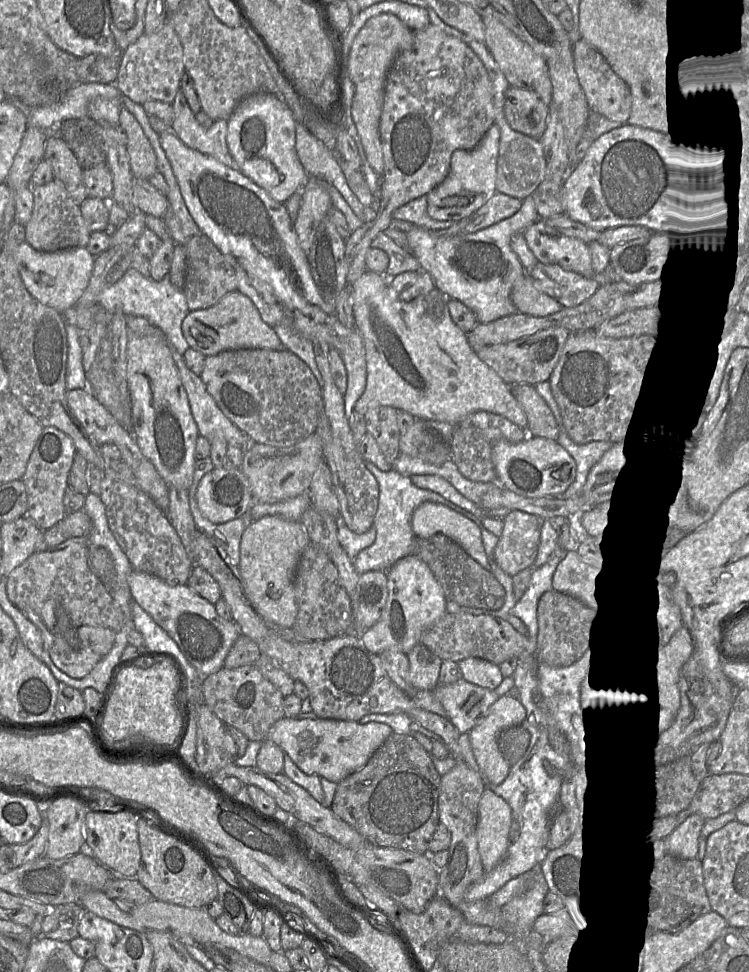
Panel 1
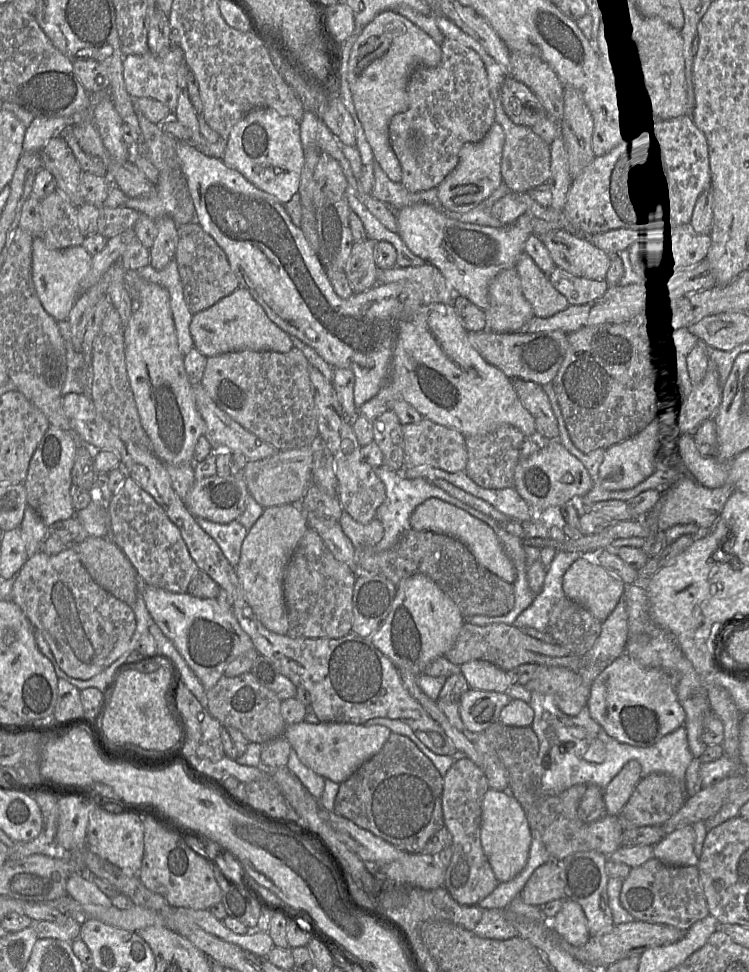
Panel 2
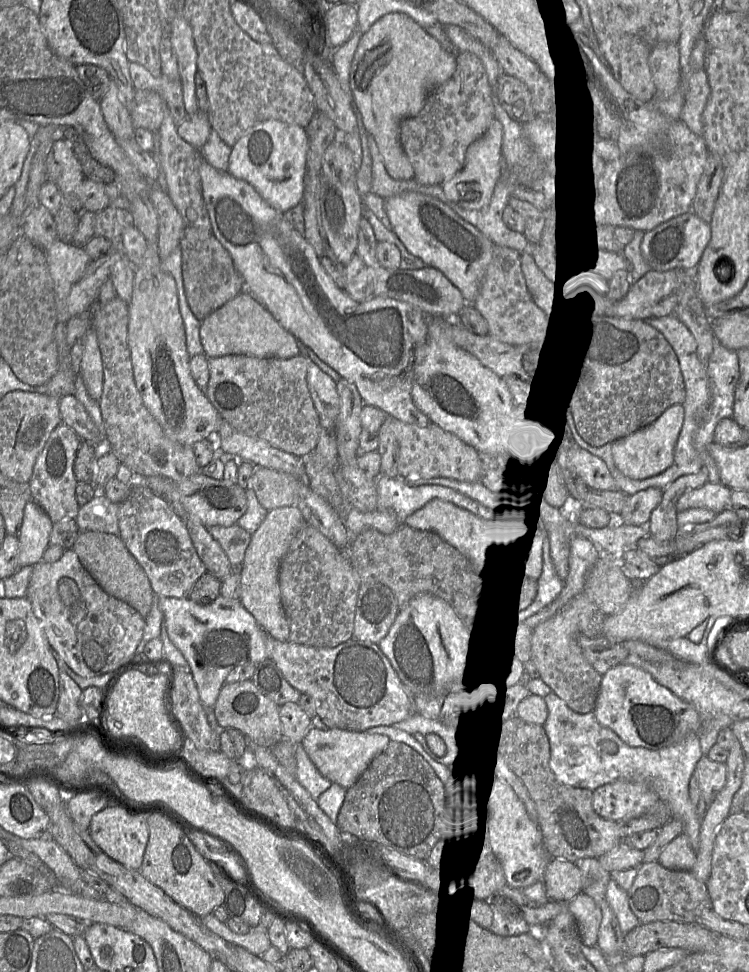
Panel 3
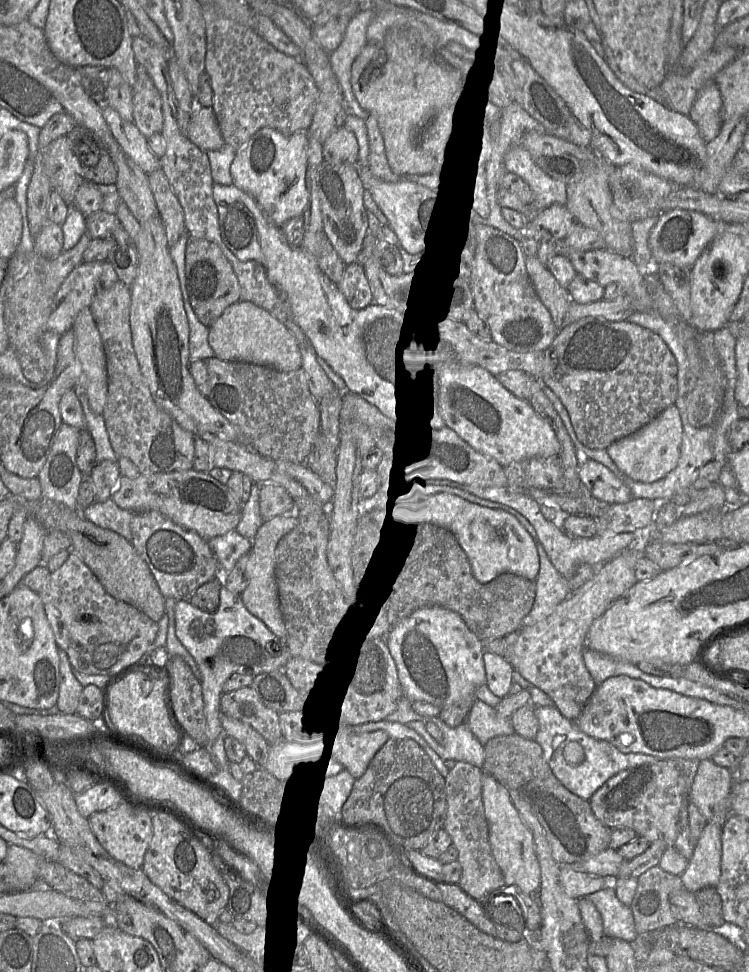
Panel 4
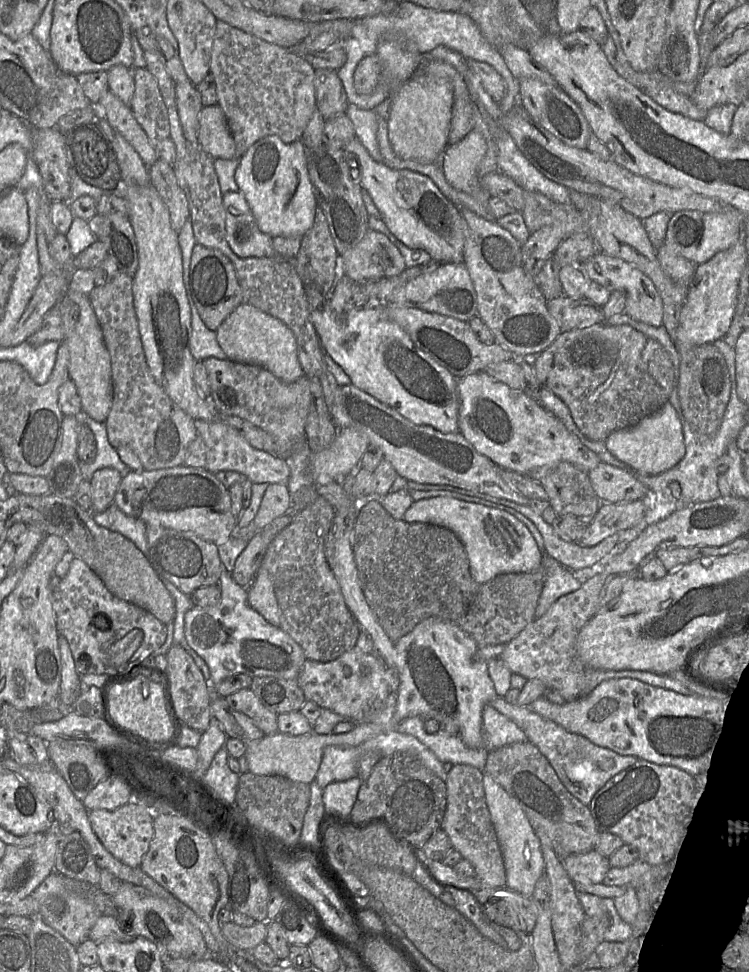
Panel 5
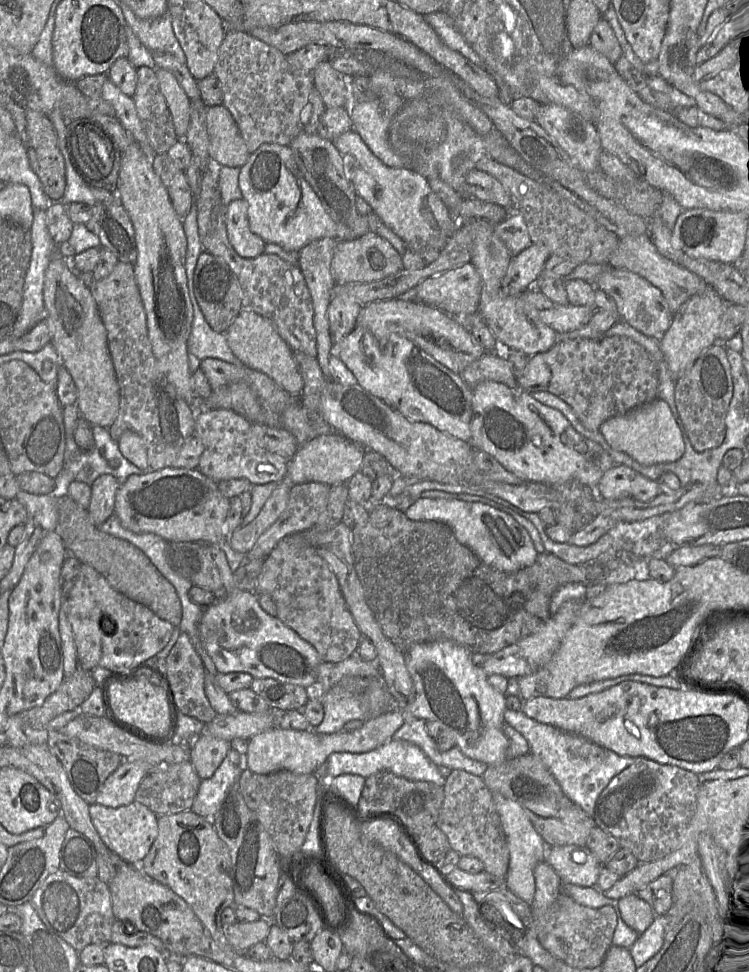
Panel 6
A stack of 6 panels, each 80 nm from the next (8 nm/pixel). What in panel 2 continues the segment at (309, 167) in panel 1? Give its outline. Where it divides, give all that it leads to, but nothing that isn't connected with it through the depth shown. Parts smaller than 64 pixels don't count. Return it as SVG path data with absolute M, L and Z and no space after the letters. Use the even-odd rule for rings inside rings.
M305 111L299 121L300 139L304 150L318 148L322 153L336 159L348 180L348 188L345 193L357 193L357 180L353 176L349 162L343 152L343 144L334 136L325 123L314 113Z

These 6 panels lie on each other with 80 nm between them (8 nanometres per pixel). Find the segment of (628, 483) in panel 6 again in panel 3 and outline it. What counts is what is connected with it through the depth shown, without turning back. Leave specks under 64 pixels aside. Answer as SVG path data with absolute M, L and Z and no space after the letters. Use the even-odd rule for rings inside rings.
M581 449L579 455L572 455L571 462L577 477L590 489L596 491L616 489L616 483L602 459Z

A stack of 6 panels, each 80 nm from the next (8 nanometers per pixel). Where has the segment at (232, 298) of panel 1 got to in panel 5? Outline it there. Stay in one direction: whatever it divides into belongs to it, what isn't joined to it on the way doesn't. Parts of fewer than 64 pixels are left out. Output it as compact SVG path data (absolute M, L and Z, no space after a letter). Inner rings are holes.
M239 304L218 327L216 338L232 362L261 366L286 383L304 376L293 332L279 319L250 304Z

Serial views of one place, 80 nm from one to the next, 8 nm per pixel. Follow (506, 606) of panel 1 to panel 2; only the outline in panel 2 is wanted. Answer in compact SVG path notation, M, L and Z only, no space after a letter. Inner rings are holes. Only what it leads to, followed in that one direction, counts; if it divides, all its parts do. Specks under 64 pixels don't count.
M430 498L414 509L410 516L410 525L416 531L431 531L457 539L468 548L483 567L513 586L514 606L507 614L499 617L469 617L467 621L470 623L476 625L489 625L492 623L513 625L519 615L531 605L533 596L526 576L528 567L526 567L526 570L517 570L515 568L506 555L498 536L484 521L441 499Z

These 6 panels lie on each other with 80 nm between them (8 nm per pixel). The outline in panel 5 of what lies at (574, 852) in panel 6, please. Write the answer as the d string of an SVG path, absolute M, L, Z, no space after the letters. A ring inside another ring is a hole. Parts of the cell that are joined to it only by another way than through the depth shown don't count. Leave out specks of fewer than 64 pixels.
M596 850L571 854L561 860L567 875L576 884L602 883L611 868L609 858Z

